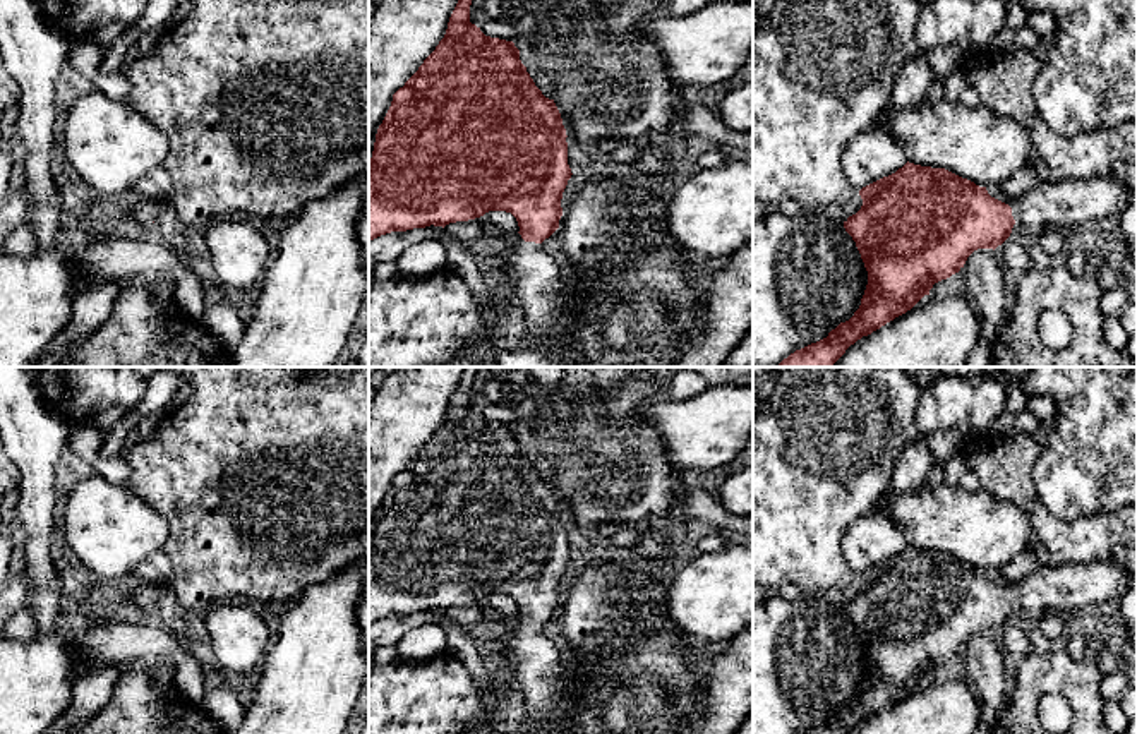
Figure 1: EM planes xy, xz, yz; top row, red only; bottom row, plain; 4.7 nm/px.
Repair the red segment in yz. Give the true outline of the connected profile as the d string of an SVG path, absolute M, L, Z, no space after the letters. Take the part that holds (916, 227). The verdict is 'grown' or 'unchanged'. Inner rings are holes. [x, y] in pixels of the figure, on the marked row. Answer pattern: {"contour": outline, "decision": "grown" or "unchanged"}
{"contour": "M905 163L895 173L859 190L861 209L844 221L856 242L868 285L854 316L840 322L827 338L796 350L775 367L832 367L845 350L863 336L911 310L935 283L959 273L978 249L996 249L1012 233L1015 223L1043 232L1065 230L1104 216L1120 214L1137 197L1123 184L1111 178L1082 182L1043 182L1010 206L991 197L986 187L962 178L945 168Z", "decision": "grown"}

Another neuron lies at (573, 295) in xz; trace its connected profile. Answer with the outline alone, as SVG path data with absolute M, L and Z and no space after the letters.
M566 269L566 285L562 292L562 328L573 336L583 316L583 290L580 280Z

